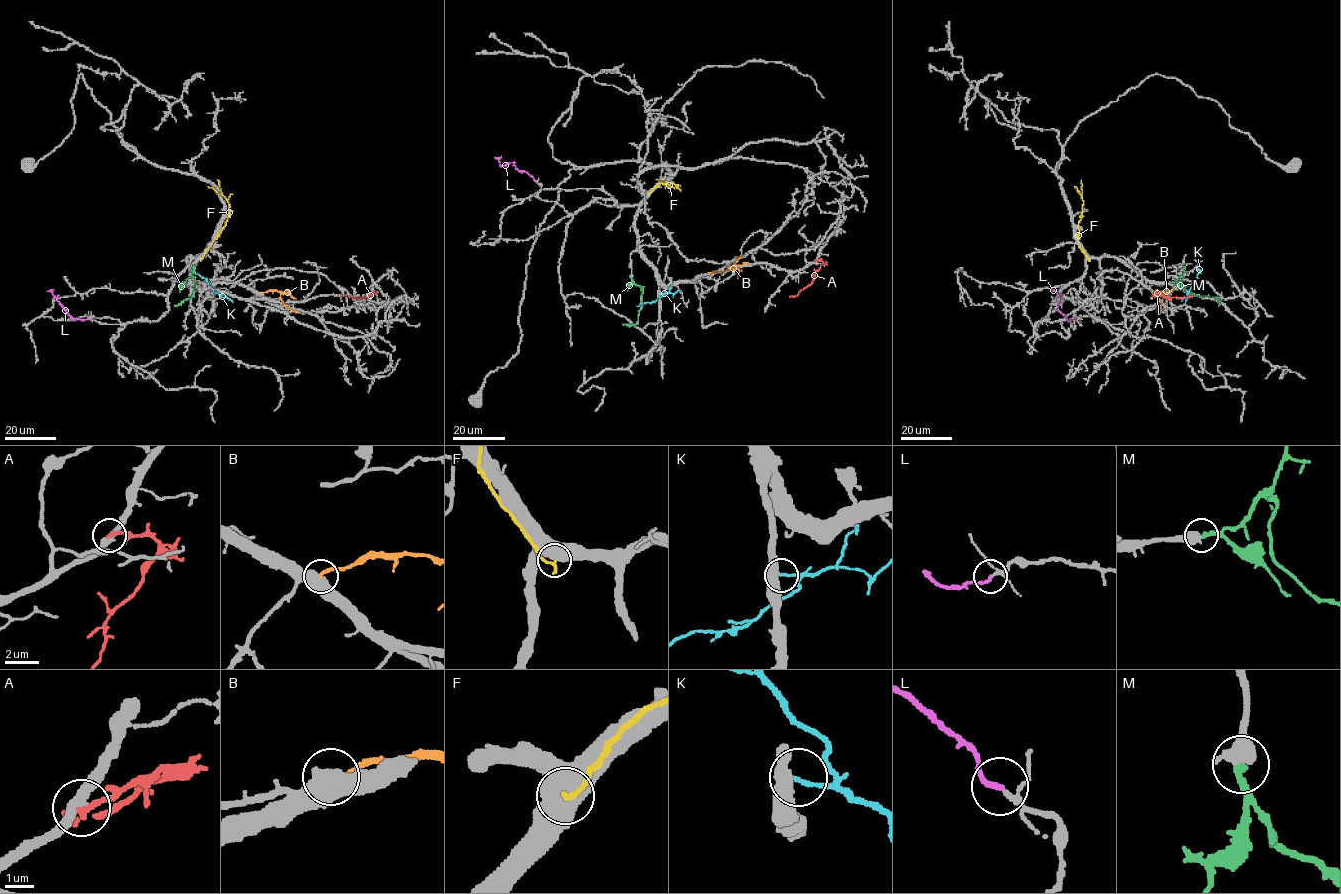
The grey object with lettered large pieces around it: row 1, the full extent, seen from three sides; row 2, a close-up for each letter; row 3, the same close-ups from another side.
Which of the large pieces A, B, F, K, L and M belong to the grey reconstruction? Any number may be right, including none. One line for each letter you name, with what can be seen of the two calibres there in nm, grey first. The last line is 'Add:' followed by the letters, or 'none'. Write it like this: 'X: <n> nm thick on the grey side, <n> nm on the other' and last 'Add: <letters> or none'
K: 360 nm thick on the grey side, 140 nm on the other
L: 130 nm thick on the grey side, 200 nm on the other
M: 650 nm thick on the grey side, 280 nm on the other
Add: K, L, M

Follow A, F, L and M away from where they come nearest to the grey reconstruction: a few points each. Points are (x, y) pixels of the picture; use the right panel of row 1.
A: (1155, 296), (1158, 293), (1179, 298), (1191, 294)
F: (1089, 259), (1078, 244), (1083, 200), (1075, 187)
L: (1076, 318), (1068, 320), (1058, 310), (1061, 296), (1053, 290)
M: (1171, 283), (1182, 277), (1182, 286), (1188, 292), (1216, 297), (1219, 305)

